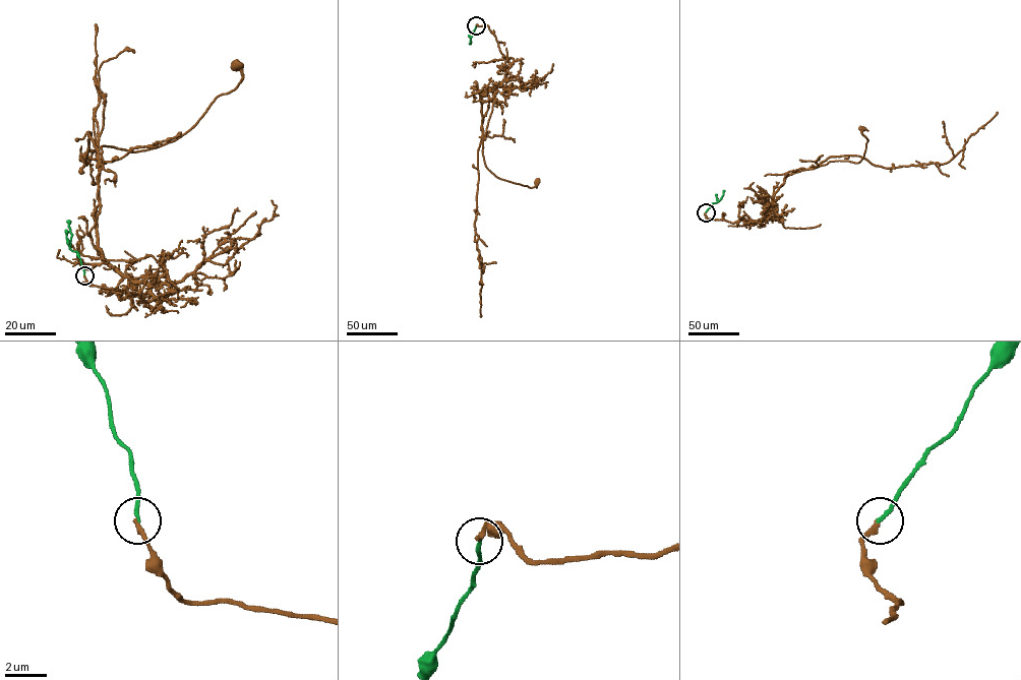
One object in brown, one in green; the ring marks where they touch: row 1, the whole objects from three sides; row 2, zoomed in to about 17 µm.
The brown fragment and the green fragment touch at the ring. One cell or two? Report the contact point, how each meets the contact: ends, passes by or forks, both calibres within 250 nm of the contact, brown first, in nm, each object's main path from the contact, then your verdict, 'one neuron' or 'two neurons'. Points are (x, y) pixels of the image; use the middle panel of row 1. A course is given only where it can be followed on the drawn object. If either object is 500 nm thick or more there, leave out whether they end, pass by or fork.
at (476, 25); brown ends there; green ends there; 260 nm thick on the brown side, 190 nm on the other; brown runs (476, 24), (488, 25), (511, 65), (502, 82), (481, 94), (486, 167), (522, 185), (534, 187), (536, 181); green runs (476, 24), (470, 44); two neurons

